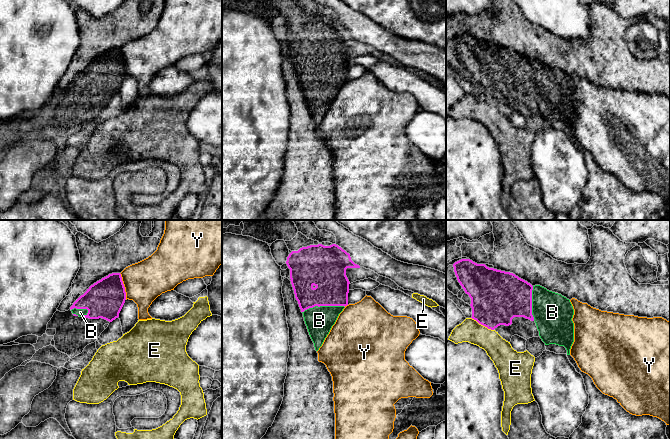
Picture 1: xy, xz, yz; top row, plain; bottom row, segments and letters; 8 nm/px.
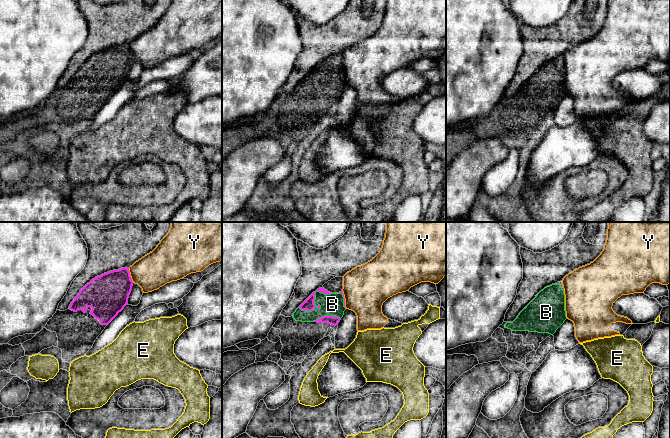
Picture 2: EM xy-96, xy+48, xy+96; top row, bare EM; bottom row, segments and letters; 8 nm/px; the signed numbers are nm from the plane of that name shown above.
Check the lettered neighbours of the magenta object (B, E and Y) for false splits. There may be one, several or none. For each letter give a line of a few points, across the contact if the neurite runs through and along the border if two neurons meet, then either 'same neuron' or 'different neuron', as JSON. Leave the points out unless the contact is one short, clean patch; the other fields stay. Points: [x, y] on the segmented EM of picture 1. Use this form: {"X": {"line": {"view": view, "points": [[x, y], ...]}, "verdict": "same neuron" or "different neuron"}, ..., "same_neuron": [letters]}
{"B": {"line": {"view": "xz", "points": [[328, 275], [328, 299], [323, 305], [320, 309], [319, 320]]}, "verdict": "same neuron"}, "E": {"verdict": "different neuron"}, "Y": {"verdict": "different neuron"}, "same_neuron": ["B"]}

